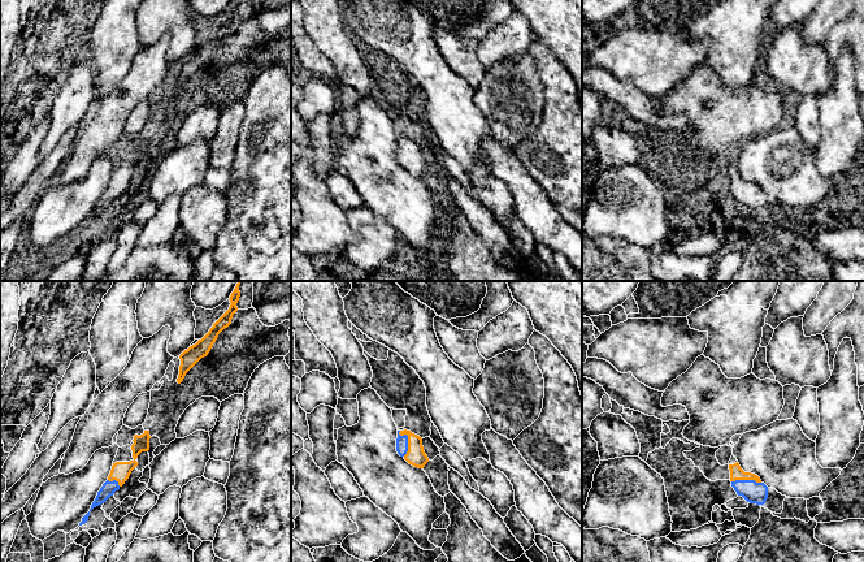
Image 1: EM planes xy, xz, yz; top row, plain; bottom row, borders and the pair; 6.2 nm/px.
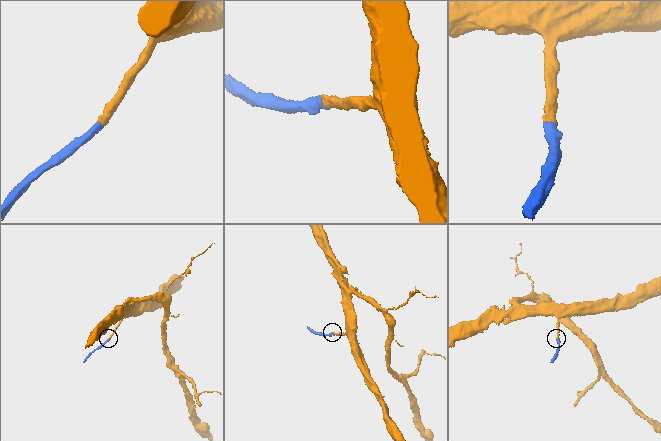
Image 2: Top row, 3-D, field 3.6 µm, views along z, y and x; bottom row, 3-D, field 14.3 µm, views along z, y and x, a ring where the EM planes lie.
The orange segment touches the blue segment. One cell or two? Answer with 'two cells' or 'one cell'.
one cell

